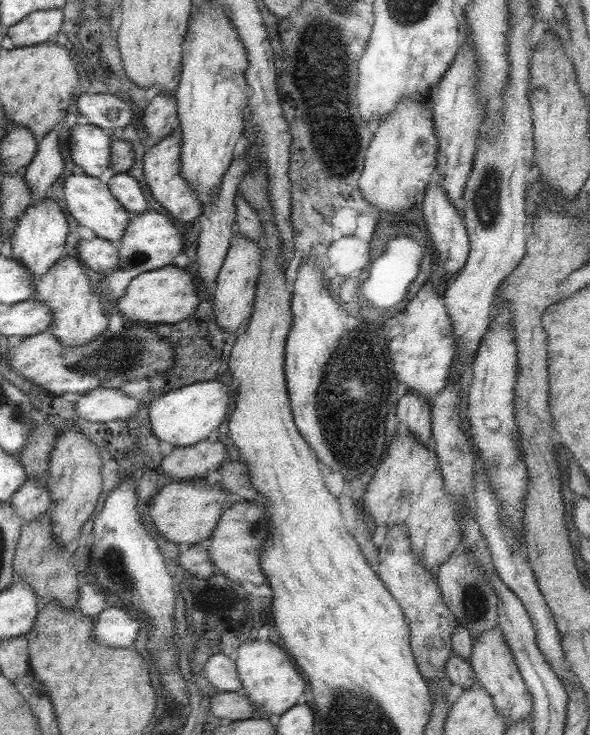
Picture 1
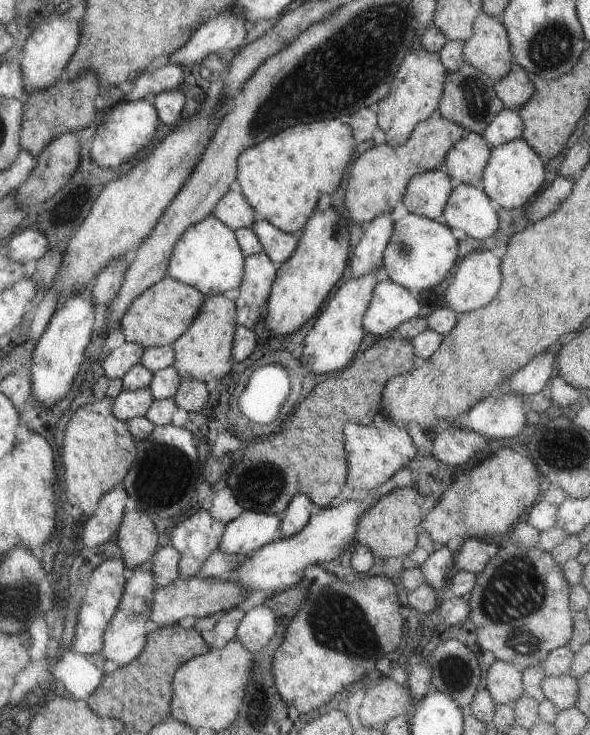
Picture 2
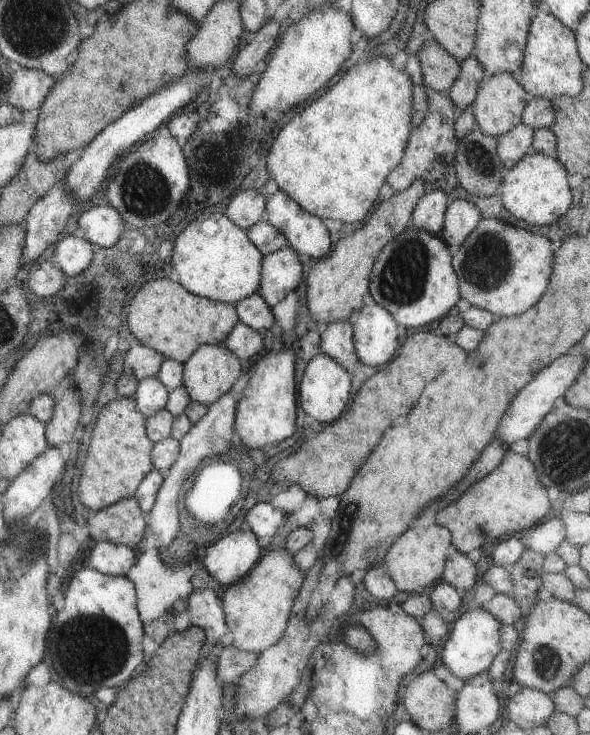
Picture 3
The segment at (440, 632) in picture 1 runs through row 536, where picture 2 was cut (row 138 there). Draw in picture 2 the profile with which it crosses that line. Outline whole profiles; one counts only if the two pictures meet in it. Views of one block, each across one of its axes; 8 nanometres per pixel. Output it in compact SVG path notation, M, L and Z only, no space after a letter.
M423 48L407 53L402 58L392 78L389 92L375 104L376 123L383 132L385 144L392 147L403 144L414 126L431 116L438 107L446 73L436 53L427 52Z

